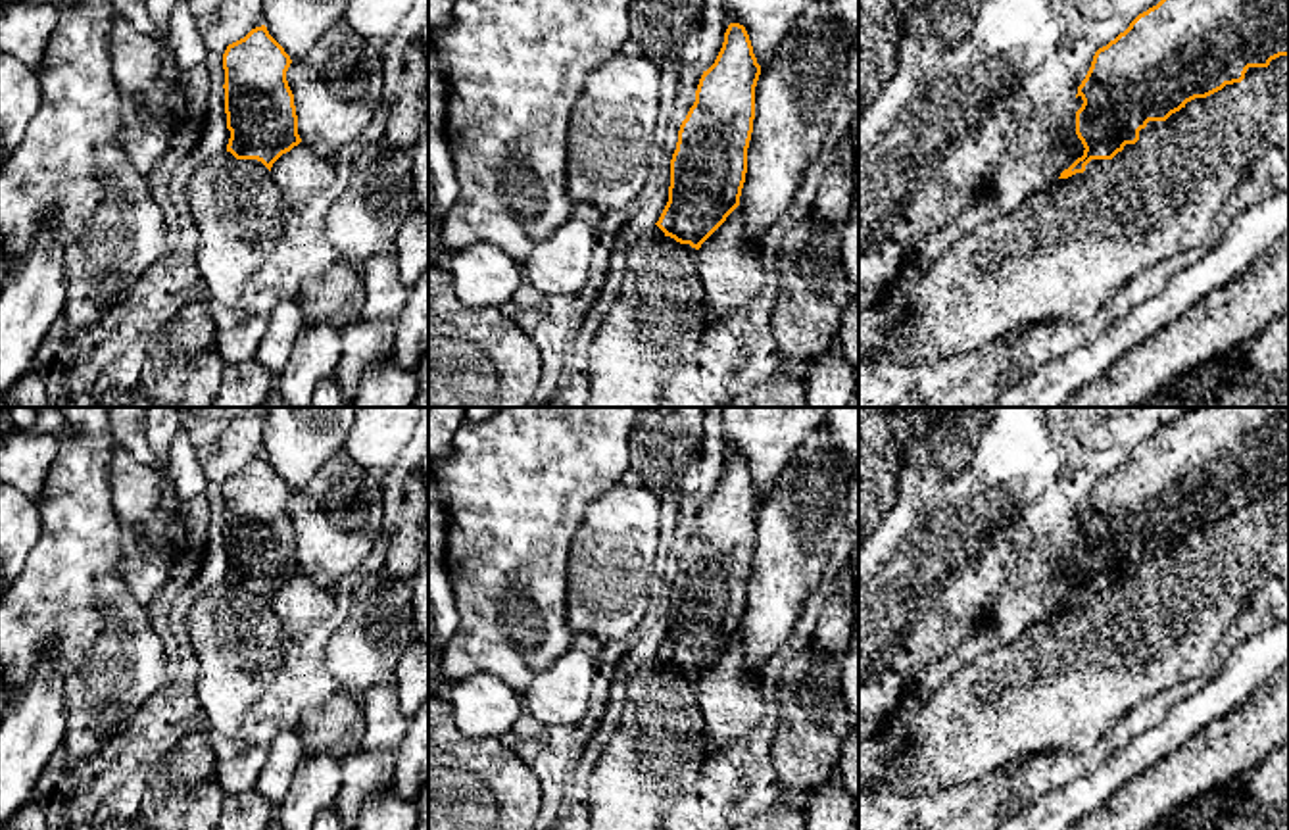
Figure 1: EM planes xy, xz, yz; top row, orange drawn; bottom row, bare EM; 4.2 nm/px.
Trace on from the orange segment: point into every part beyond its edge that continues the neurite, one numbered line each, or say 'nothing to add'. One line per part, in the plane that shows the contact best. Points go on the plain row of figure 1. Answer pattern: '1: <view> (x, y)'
nothing to add

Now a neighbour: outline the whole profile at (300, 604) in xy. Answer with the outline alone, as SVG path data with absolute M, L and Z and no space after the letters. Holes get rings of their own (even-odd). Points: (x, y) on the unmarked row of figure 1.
M305 573L282 584L271 598L271 607L282 630L302 640L334 611L334 594L317 586Z

